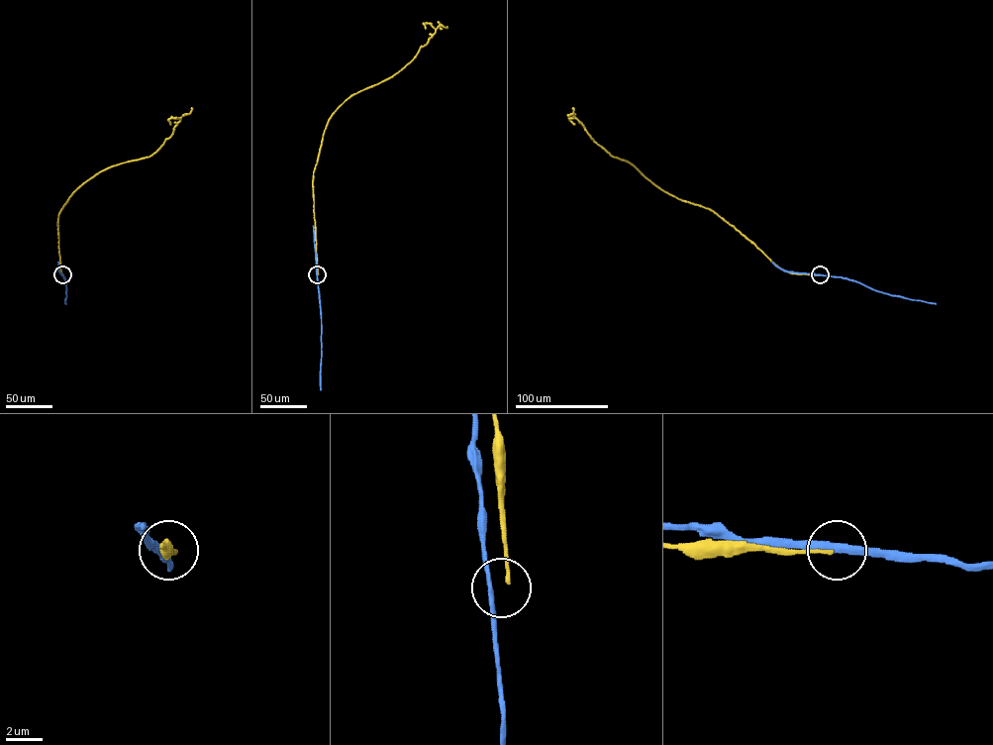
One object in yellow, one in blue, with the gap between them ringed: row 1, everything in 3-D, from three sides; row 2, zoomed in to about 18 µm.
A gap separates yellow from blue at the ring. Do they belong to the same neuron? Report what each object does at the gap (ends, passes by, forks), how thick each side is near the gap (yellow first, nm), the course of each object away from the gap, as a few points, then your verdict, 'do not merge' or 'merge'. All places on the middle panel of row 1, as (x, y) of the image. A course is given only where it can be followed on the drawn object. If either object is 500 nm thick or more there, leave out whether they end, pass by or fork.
yellow ends there; blue passes by; 200 nm thick on the yellow side, 320 nm on the other; yellow runs (318, 274), (313, 183), (329, 120), (350, 96), (408, 63), (435, 33), (430, 24), (425, 29); blue runs (317, 274), (321, 318), (321, 390); do not merge

